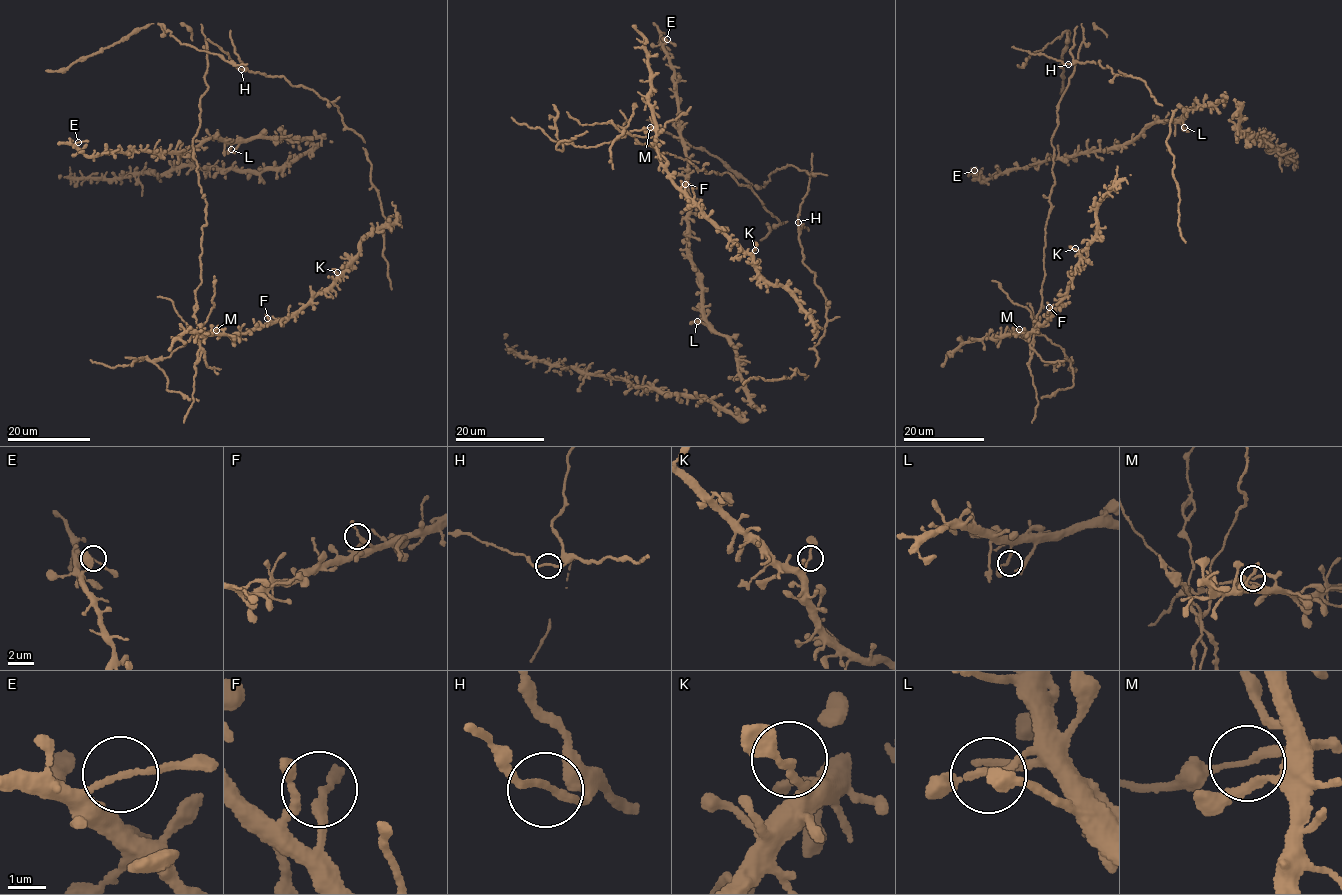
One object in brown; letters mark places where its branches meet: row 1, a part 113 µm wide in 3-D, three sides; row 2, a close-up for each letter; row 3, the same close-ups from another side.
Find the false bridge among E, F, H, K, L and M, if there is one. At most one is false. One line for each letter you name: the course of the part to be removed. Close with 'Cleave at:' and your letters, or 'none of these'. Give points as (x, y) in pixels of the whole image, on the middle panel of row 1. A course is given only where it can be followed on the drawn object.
Cleave at: M

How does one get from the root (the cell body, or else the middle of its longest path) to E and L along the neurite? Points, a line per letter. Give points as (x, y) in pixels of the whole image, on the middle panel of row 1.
E: (694, 171), (690, 171), (678, 123), (673, 66), (661, 43), (667, 39)
L: (694, 171), (690, 174), (687, 184), (687, 248), (701, 289), (702, 317), (697, 321)

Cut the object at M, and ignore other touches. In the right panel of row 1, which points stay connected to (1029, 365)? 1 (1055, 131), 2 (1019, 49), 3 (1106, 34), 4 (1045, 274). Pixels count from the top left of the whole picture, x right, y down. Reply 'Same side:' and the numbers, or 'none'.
Same side: 1, 3, 4

